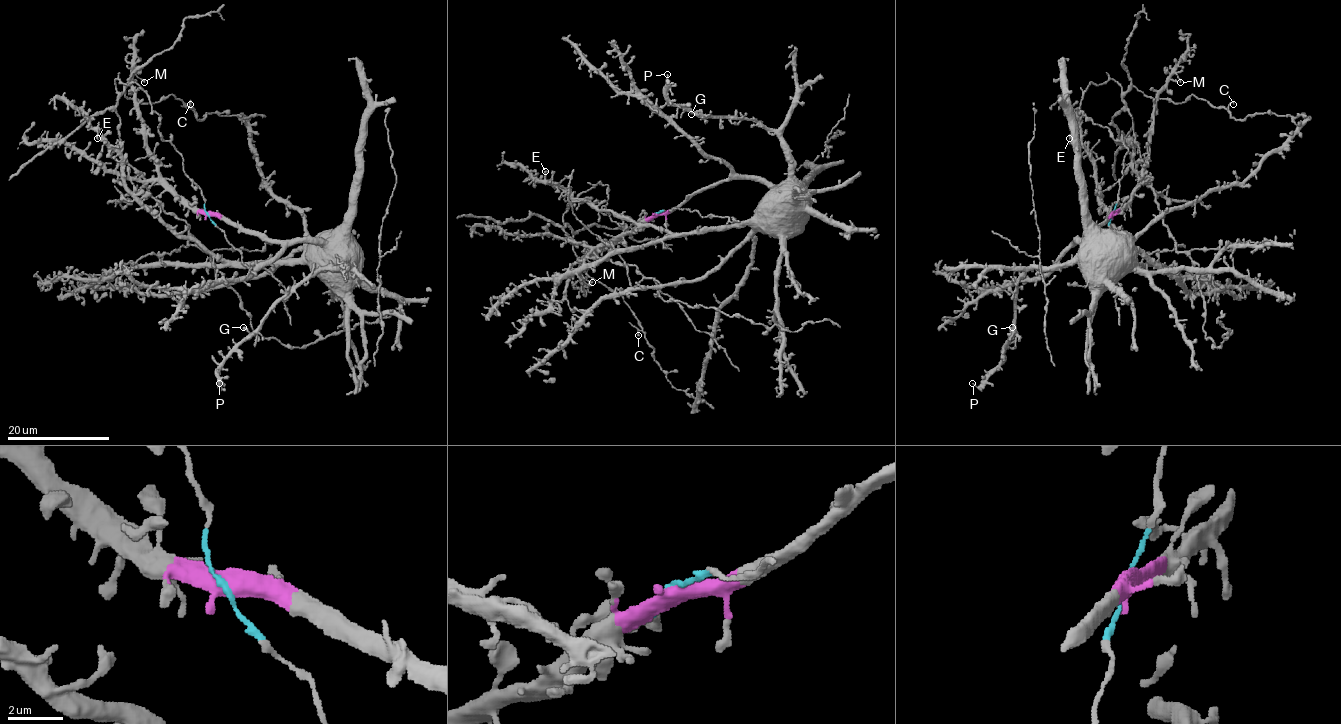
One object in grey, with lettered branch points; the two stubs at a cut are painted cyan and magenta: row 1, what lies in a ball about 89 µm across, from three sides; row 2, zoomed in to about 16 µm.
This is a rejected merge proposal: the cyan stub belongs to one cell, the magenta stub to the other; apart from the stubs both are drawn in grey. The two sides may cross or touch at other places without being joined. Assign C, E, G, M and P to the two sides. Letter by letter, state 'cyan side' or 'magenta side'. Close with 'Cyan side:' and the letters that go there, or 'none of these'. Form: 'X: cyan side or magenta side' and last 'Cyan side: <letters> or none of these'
C: cyan side
E: magenta side
G: magenta side
M: magenta side
P: magenta side
Cyan side: C

